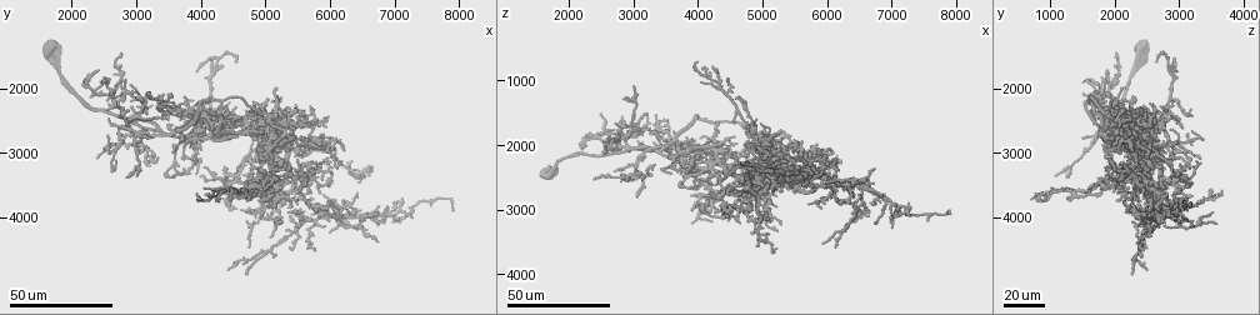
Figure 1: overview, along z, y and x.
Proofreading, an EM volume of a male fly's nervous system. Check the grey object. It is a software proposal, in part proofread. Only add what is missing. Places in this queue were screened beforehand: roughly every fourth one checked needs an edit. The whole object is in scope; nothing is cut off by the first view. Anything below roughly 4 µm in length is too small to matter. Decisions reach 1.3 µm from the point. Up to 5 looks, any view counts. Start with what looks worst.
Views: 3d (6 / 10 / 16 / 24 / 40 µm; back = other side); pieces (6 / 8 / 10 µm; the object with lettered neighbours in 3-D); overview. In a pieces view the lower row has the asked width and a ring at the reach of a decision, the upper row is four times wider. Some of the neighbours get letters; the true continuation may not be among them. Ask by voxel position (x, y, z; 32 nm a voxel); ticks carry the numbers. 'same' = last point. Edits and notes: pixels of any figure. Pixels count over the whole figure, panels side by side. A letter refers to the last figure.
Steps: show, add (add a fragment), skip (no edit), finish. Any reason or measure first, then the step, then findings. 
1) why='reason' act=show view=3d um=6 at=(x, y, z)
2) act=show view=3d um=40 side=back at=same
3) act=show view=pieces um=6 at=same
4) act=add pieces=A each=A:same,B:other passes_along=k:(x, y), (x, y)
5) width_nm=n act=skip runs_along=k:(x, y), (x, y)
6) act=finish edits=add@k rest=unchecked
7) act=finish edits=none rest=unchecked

why='tapers out' act=show view=3d um=40 at=(3050, 3350, 1100)

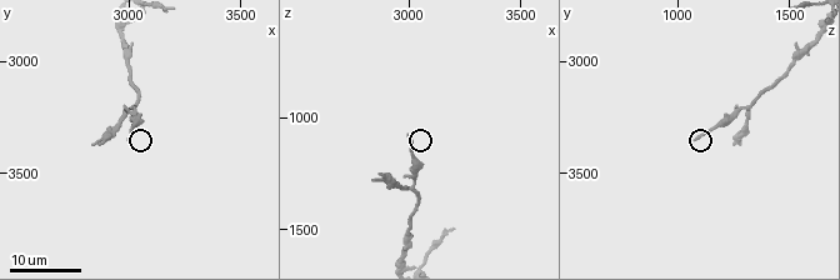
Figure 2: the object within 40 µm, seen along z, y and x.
why='what lies round it' act=show view=pieces um=8 at=(3000, 3350, 1070)

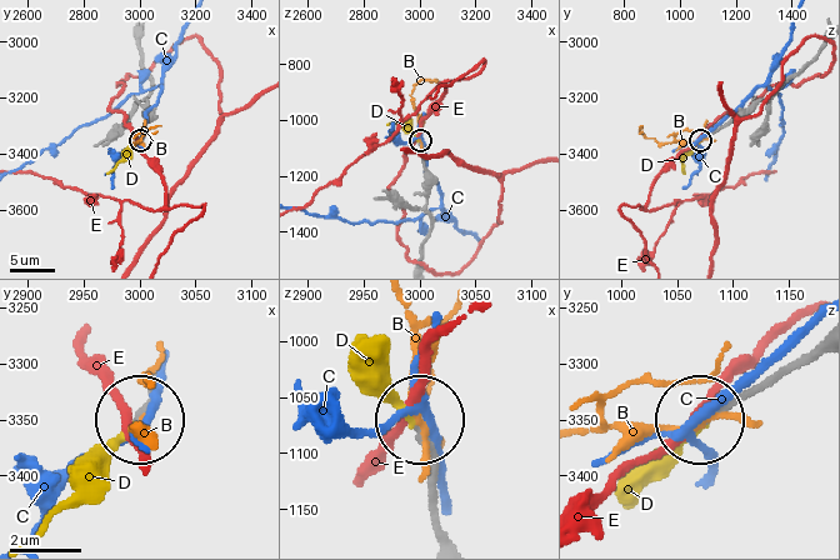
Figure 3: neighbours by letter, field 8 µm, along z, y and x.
act=add pieces=D each=B:other,C:other,D:same,E:other passes_along=3:(798, 360), (710, 410), (639, 491) found='it goes on there'

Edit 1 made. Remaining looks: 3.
why='tapers out' act=show view=3d um=40 at=(6000, 4200, 2550)

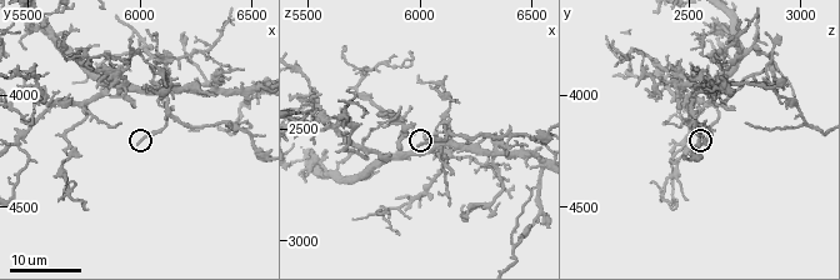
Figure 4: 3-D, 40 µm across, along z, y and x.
act=show view=pieces um=8 at=(5980, 4220, 2590)

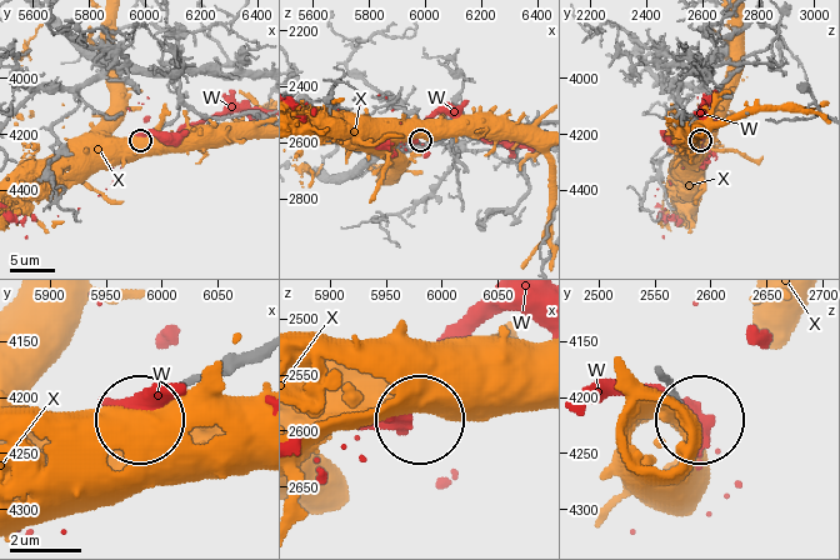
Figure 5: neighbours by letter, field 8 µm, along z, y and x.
width_nm=170 act=skip each=W:other,X:other found='no lettered fragment goes on from it'

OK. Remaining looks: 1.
act=finish edits=add@3 rest=unchecked

